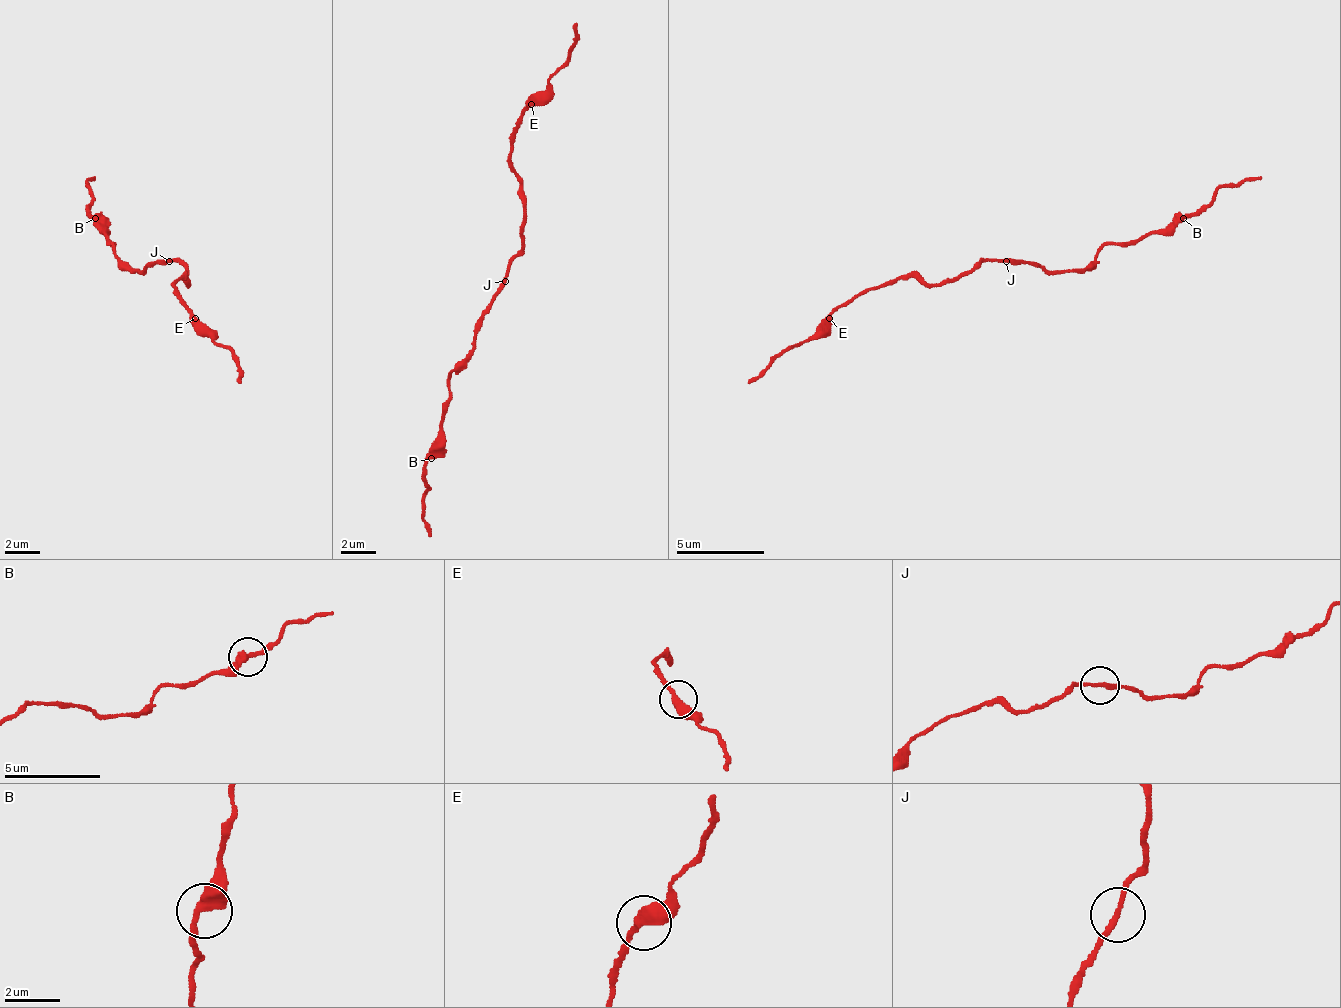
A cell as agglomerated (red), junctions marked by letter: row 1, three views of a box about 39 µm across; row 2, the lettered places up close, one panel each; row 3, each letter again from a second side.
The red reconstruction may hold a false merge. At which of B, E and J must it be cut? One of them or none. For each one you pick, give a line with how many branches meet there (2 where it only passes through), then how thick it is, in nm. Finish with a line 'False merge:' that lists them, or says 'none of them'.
False merge: none of them

